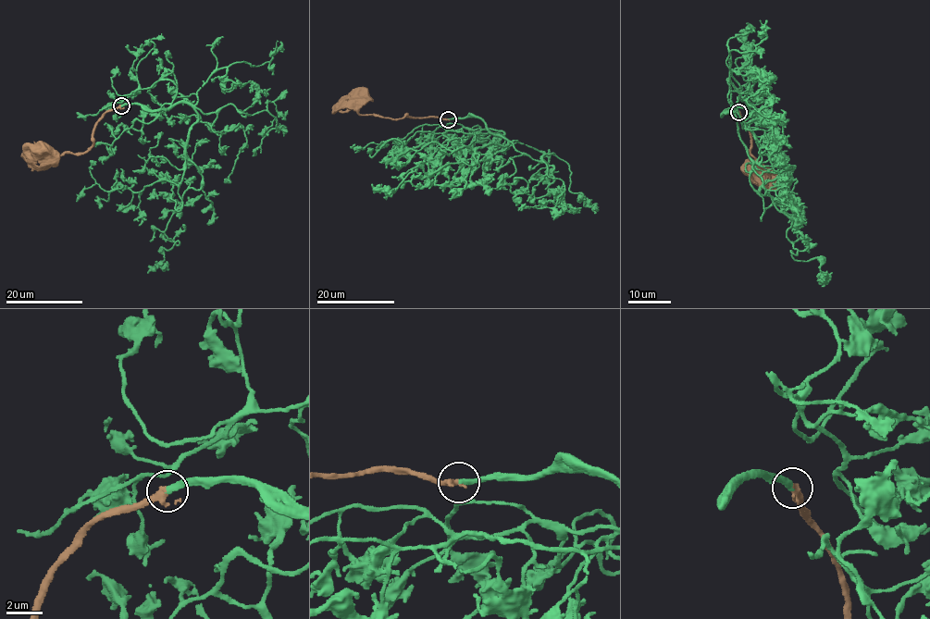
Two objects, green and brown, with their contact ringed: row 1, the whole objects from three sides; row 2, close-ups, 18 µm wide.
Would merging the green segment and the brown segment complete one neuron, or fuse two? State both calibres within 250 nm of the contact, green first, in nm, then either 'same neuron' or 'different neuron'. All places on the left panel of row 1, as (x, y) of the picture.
calibres 320 and 260 nm; same neuron

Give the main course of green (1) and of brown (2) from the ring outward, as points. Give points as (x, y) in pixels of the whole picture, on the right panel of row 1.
1: (737, 112), (721, 115), (737, 97), (774, 102), (762, 71), (726, 65), (758, 51), (760, 19)
2: (737, 112), (749, 131), (750, 154), (766, 168), (767, 181), (760, 176), (760, 167), (755, 163), (752, 165)

